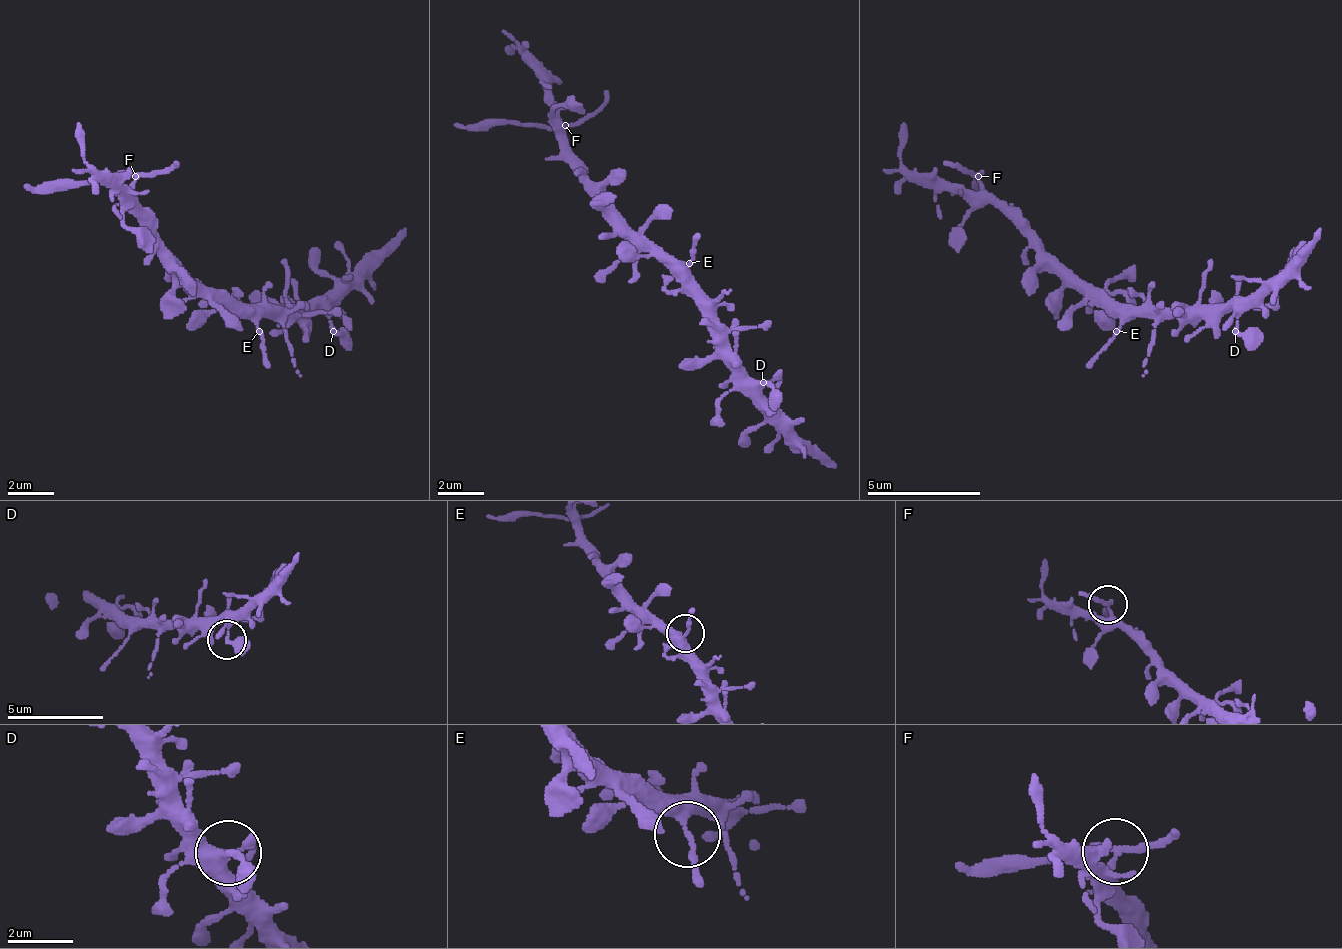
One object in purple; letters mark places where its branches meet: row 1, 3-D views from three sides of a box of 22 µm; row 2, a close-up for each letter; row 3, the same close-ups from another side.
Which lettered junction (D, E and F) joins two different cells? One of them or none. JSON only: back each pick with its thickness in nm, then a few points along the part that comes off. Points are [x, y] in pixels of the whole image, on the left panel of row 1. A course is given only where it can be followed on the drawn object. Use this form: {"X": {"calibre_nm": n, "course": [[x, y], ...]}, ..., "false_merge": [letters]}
{"F": {"calibre_nm": 200, "course": [[133, 177], [25, 189]]}, "false_merge": ["F"]}

